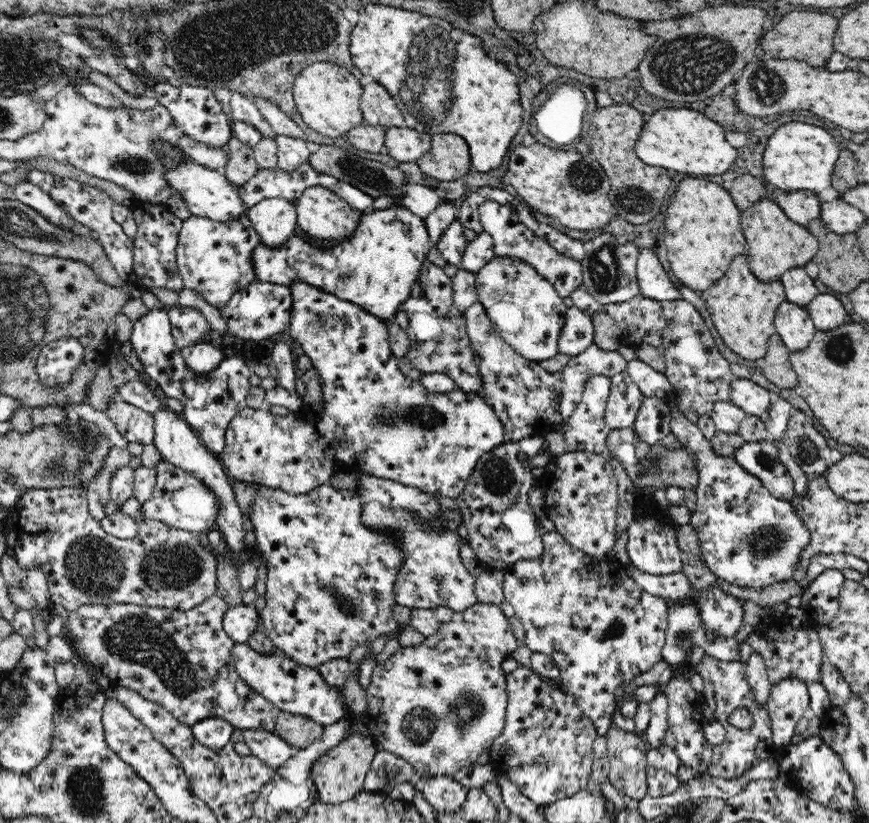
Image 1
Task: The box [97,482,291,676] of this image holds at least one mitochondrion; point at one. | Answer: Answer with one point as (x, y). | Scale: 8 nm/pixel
(174, 567)

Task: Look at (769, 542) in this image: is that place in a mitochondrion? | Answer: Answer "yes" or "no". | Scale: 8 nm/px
yes

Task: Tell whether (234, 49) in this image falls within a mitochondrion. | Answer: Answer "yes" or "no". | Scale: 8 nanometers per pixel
yes

